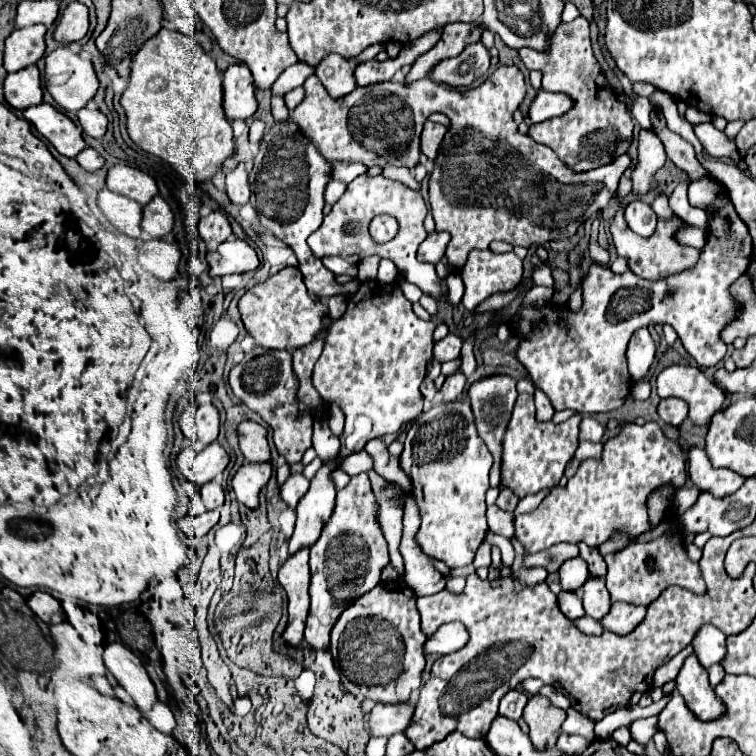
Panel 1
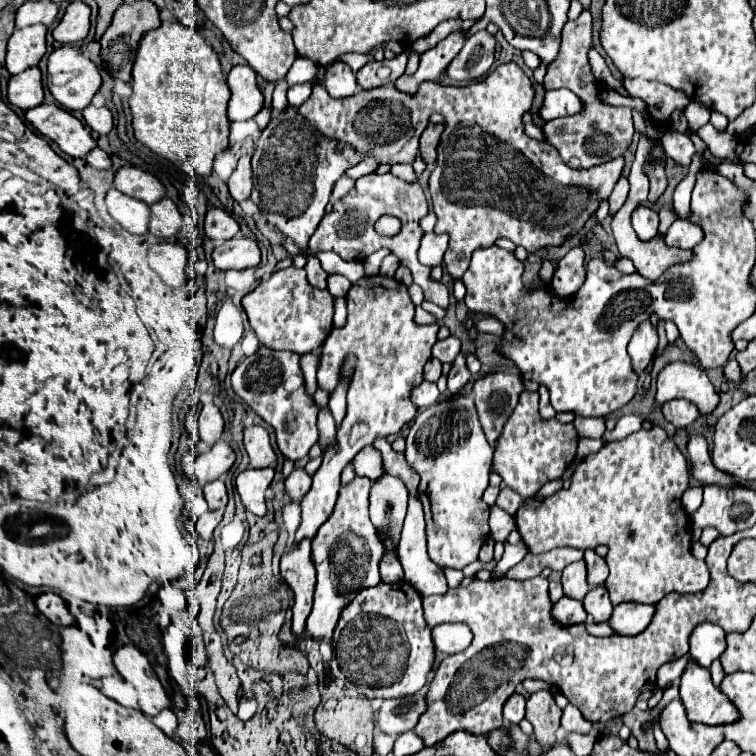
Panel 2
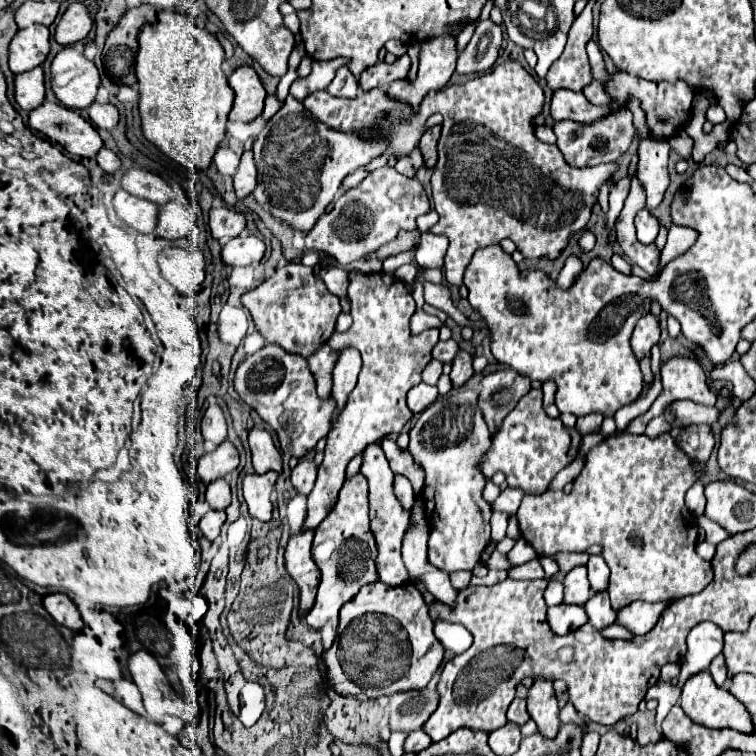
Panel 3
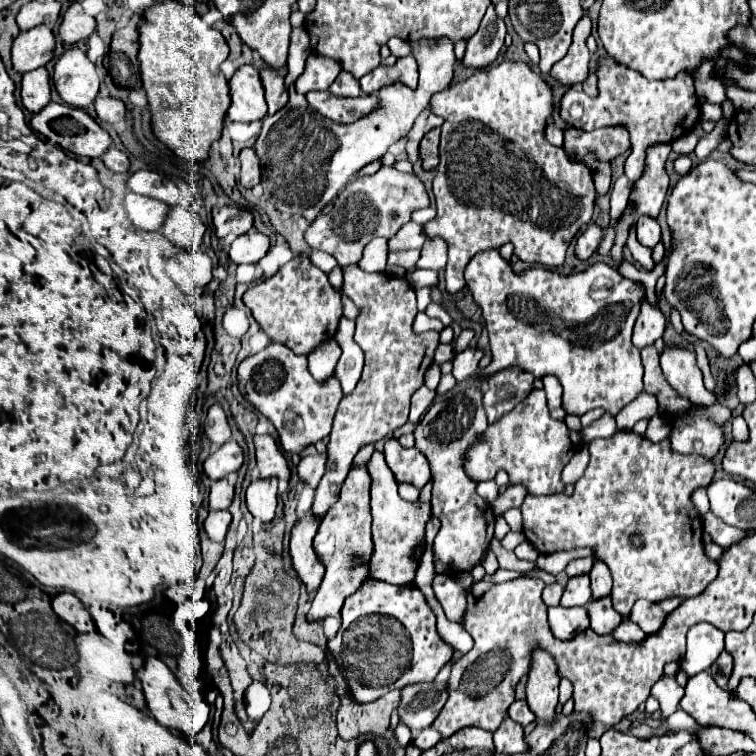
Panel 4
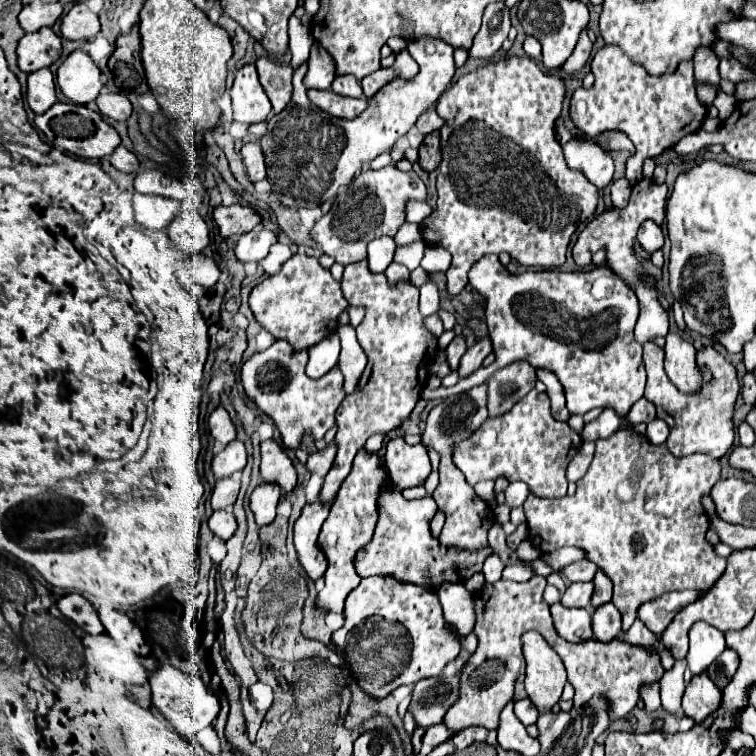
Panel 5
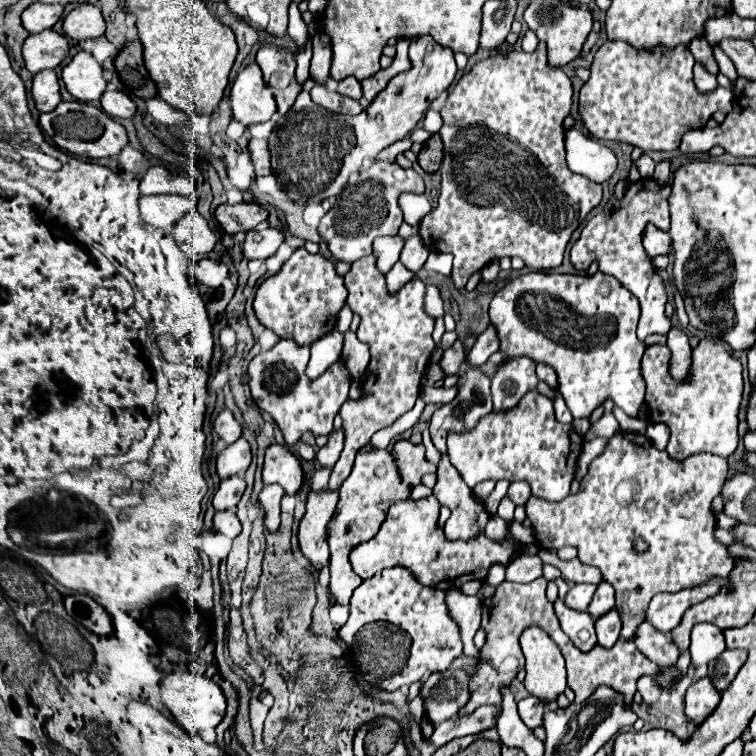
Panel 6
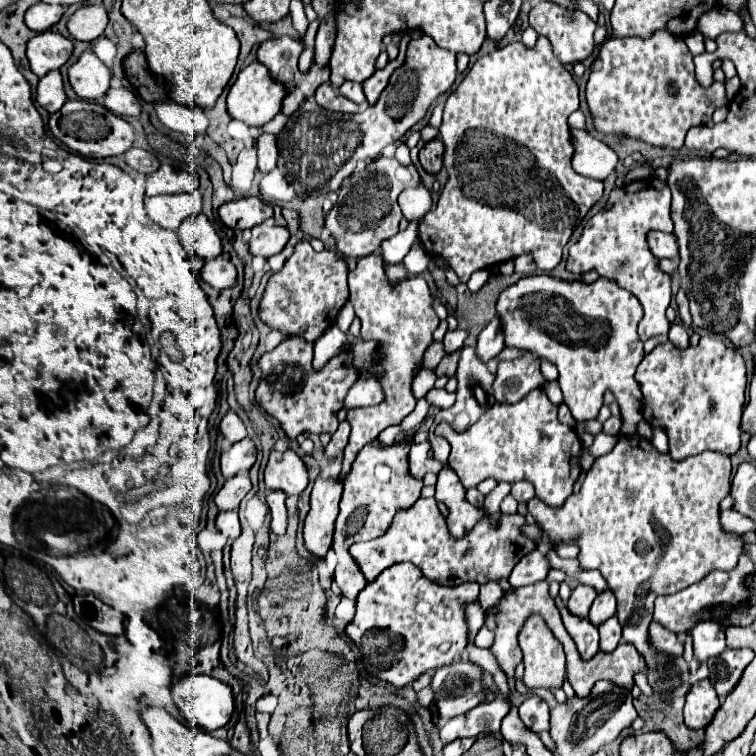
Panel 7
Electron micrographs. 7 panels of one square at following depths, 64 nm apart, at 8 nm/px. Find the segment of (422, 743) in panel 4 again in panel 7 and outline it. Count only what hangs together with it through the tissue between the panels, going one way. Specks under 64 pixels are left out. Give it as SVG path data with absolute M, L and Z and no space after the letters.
M496 698L488 704L480 704L472 708L472 712L460 714L456 718L450 718L448 722L440 722L440 740L444 744L458 740L458 738L476 738L480 734L490 734L500 730L500 722L508 712L508 702L502 698Z

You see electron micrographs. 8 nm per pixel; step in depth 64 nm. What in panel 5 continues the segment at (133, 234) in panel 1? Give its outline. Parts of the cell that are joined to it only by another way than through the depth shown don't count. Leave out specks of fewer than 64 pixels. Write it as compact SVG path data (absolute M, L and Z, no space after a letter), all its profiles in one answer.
M134 194L132 196L132 208L134 208L134 220L142 228L150 230L164 230L174 214L180 208L180 202L168 200L162 196L144 196Z

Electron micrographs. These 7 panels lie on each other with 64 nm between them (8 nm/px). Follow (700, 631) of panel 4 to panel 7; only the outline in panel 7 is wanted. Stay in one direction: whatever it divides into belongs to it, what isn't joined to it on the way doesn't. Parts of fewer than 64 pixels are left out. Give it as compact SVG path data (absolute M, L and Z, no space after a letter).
M700 622L690 630L694 644L694 658L698 662L706 662L708 658L720 656L726 650L724 628L716 622Z

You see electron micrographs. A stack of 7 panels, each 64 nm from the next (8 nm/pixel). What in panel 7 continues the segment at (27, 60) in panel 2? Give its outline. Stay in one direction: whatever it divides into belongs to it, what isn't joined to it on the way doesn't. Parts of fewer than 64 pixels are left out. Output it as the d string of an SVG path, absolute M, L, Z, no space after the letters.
M58 32L36 34L28 40L26 56L30 62L30 70L36 76L44 76L50 70L58 70L72 54L72 42Z

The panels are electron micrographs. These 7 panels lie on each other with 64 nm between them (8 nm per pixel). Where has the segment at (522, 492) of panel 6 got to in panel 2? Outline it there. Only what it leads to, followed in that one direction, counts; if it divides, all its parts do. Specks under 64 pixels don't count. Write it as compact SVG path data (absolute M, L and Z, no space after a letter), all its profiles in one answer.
M502 488L500 490L498 500L496 500L496 506L500 506L502 510L506 510L508 514L514 516L516 510L520 508L520 504L522 504L522 498L514 490L510 490L510 488Z

